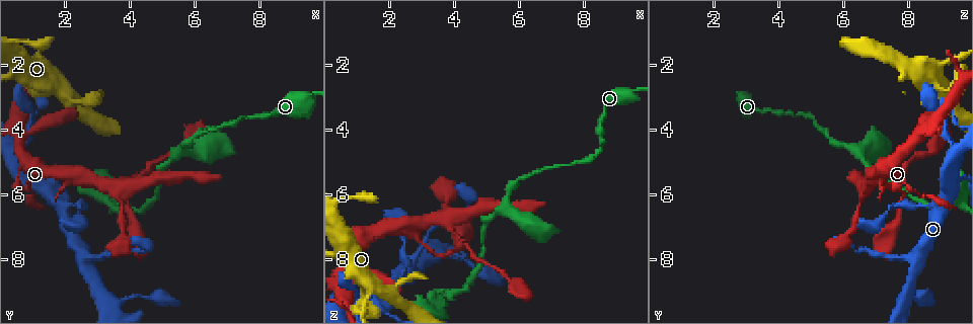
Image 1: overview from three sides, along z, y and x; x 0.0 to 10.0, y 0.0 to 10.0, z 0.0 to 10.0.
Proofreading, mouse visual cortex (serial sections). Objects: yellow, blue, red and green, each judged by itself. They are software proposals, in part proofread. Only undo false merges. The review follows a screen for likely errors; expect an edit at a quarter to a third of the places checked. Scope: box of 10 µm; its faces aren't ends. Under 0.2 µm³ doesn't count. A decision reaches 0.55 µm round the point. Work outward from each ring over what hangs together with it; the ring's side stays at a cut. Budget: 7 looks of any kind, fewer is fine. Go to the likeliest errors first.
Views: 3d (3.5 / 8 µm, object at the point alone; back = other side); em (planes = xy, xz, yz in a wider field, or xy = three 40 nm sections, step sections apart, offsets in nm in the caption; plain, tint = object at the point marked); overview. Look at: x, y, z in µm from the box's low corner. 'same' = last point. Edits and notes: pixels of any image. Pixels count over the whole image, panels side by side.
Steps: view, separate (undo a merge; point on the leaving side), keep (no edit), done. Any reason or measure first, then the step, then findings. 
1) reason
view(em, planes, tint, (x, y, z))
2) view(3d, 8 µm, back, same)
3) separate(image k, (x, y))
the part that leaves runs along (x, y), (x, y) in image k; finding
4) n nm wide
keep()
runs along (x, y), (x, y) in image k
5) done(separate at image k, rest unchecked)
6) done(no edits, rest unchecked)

abrupt turn
view(3d, 3.5 µm, (3.30, 9.35, 7.80))

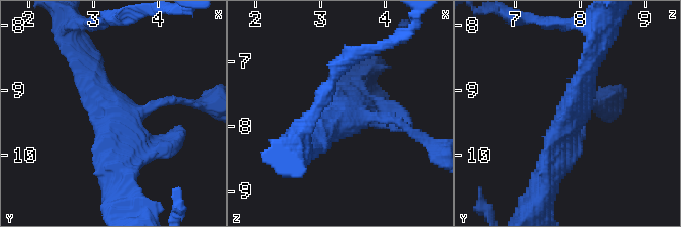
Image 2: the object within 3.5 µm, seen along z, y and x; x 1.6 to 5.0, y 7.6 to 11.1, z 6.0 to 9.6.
view(em, xy, step 3, tint, (3.35, 9.40, 7.90))

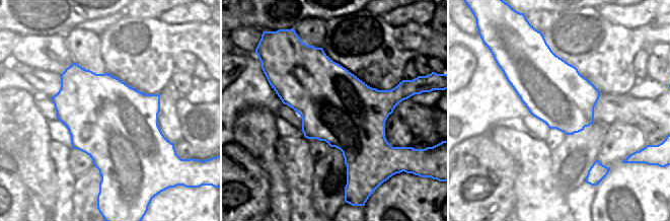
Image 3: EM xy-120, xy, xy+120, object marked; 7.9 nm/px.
keep()
runs along (81, 62), (119, 116), (180, 99) in image 2; all the same cell

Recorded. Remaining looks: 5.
side arm on a straight run
view(3d, 3.5 µm, (2.30, 5.30, 6.95))

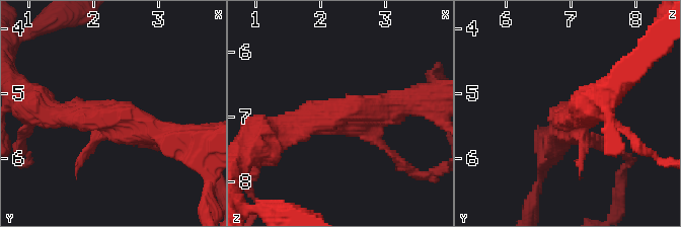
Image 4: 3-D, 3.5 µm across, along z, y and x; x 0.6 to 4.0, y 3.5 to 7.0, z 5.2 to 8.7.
view(em, xy, step 2, tint, (2.35, 5.35, 6.95))

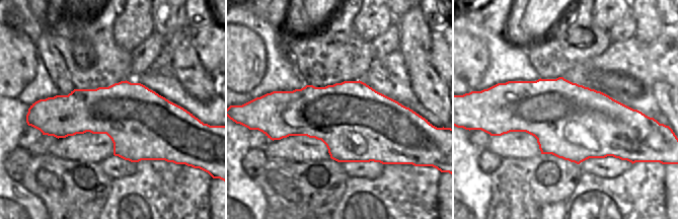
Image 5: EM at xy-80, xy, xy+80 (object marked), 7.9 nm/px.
keep()
runs along (283, 133), (308, 118), (407, 102) in image 4; one cell here

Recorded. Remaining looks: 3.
small branch off a trunk
view(3d, 3.5 µm, (1.35, 5.95, 9.15))

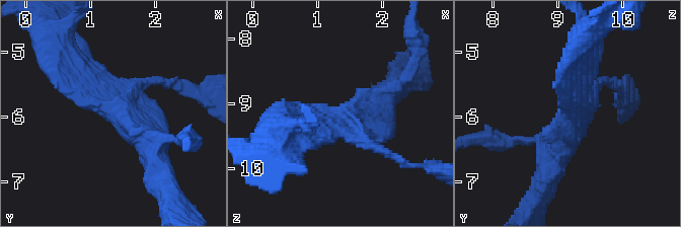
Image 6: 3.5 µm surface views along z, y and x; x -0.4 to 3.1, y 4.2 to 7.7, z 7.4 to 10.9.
shape alone is not enough
view(em, xy, step 3, tint, (1.45, 5.90, 9.25))

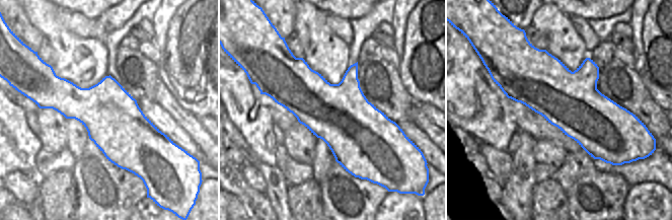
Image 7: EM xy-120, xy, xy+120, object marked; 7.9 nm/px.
500 nm wide
keep()
runs along (155, 161), (152, 143), (71, 59) in image 6; one cell here

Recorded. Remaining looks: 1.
done(no edits, rest unchecked)

